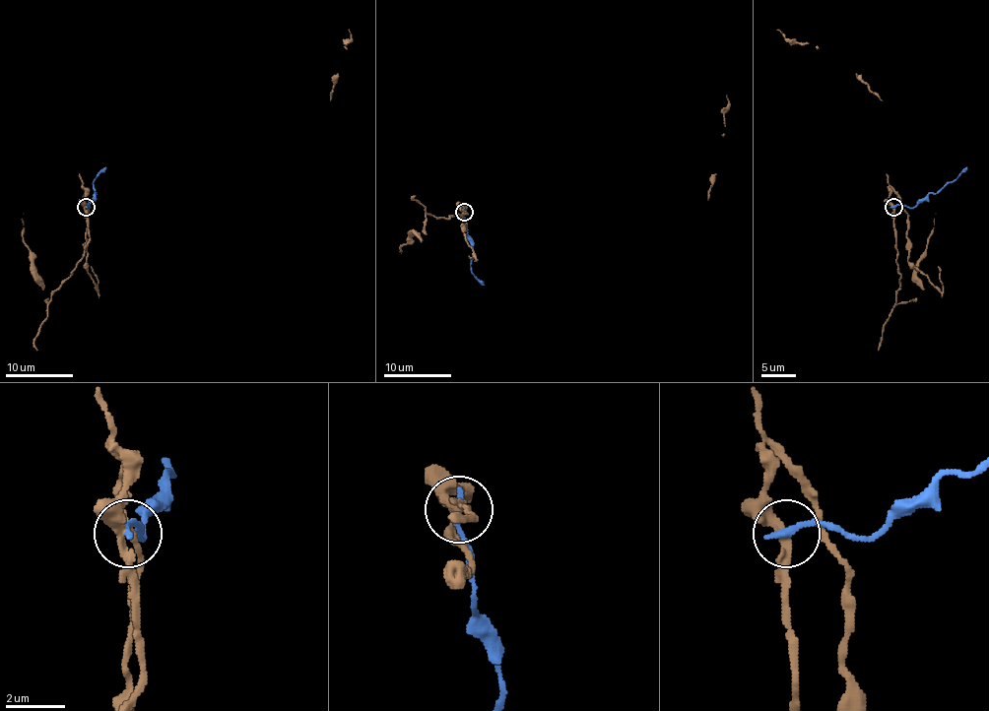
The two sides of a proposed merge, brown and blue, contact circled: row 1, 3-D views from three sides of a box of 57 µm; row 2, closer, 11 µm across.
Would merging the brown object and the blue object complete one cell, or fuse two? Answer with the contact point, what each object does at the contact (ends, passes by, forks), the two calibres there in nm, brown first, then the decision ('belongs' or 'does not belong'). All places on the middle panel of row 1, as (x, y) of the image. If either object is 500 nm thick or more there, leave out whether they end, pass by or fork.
(464, 212) | brown passes by | blue ends | 260/260 nm | does not belong

